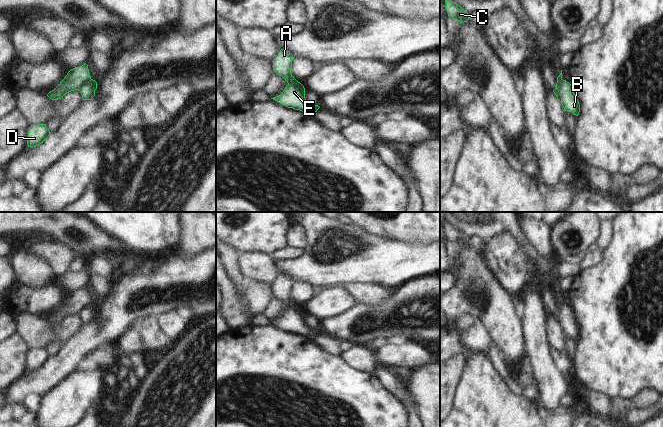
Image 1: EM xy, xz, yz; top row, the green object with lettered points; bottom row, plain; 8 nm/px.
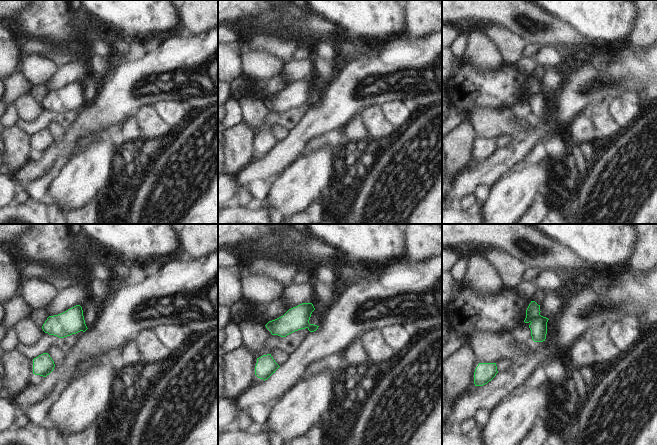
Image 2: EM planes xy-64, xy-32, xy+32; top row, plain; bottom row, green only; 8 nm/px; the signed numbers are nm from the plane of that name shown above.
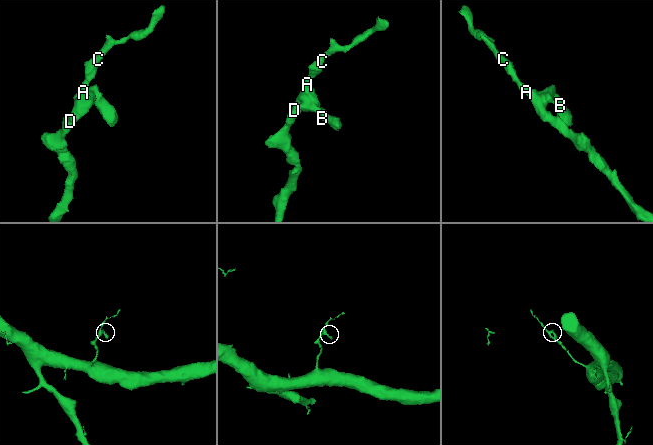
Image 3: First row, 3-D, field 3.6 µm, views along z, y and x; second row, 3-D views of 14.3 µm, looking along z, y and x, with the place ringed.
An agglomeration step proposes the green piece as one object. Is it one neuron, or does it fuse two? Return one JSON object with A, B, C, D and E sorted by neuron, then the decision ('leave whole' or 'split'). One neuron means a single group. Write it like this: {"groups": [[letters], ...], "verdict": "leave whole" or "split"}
{"groups": [["A", "C", "D", "E"], ["B"]], "verdict": "split"}

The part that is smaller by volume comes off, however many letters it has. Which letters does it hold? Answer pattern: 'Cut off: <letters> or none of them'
Cut off: B.

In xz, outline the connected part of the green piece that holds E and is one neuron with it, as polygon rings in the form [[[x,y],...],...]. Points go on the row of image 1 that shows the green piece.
[[[281,49],[277,57],[272,61],[274,72],[282,76],[288,85],[280,95],[271,99],[288,108],[311,112],[314,105],[306,100],[304,86],[291,74],[292,61],[293,55],[287,49]]]

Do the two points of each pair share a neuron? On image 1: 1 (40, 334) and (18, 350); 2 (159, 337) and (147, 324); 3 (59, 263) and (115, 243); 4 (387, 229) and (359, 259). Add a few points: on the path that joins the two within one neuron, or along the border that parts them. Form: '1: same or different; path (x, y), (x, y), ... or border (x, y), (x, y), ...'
1: different; border (17, 330), (31, 348)
2: same; path (156, 334), (149, 327)
3: different; border (58, 241), (69, 246), (78, 255)
4: different; border (359, 226), (369, 232), (393, 236), (404, 241)

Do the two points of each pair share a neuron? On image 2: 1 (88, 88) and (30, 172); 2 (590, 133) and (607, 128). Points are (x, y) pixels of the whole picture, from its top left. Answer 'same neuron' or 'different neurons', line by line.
1: different neurons
2: different neurons

